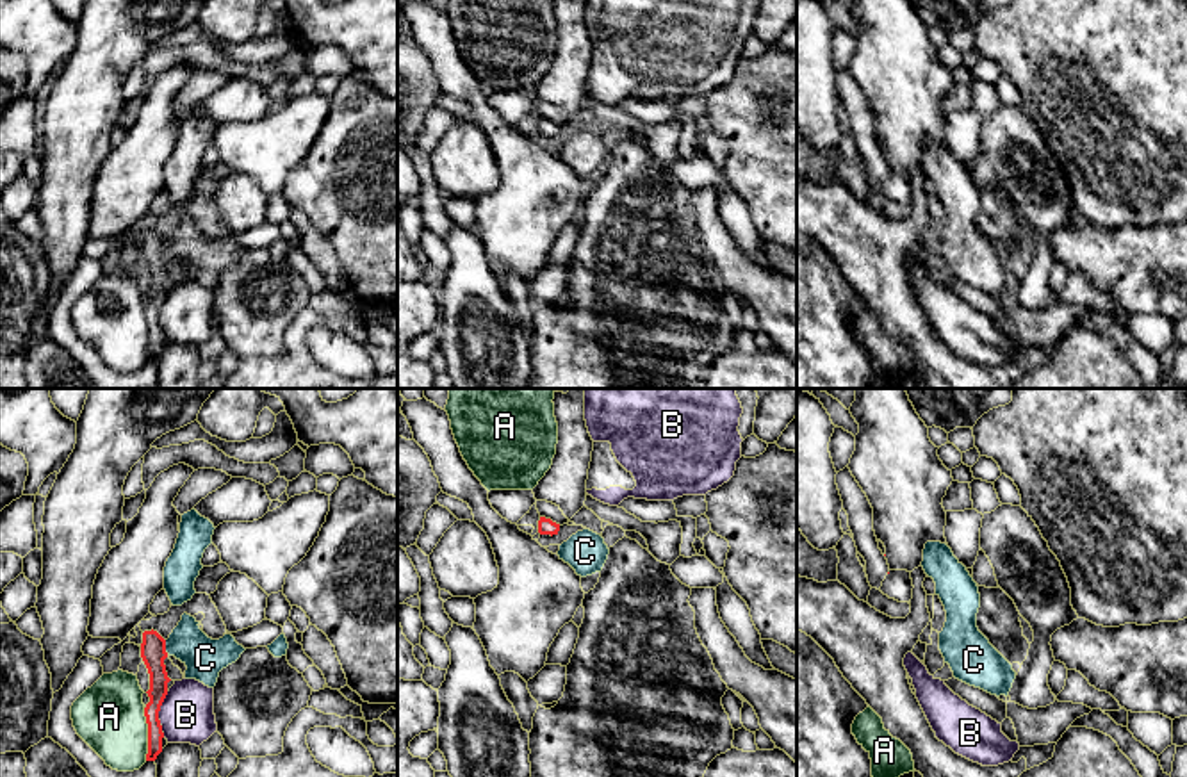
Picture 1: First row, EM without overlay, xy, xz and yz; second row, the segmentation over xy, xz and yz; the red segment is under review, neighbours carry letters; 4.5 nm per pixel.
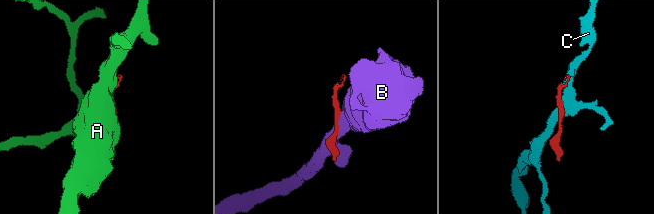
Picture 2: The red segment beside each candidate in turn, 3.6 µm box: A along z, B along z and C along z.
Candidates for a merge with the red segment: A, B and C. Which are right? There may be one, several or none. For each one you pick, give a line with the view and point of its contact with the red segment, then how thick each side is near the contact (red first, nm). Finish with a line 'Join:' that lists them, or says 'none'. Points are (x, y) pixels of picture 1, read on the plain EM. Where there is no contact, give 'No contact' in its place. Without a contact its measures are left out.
Join: none

